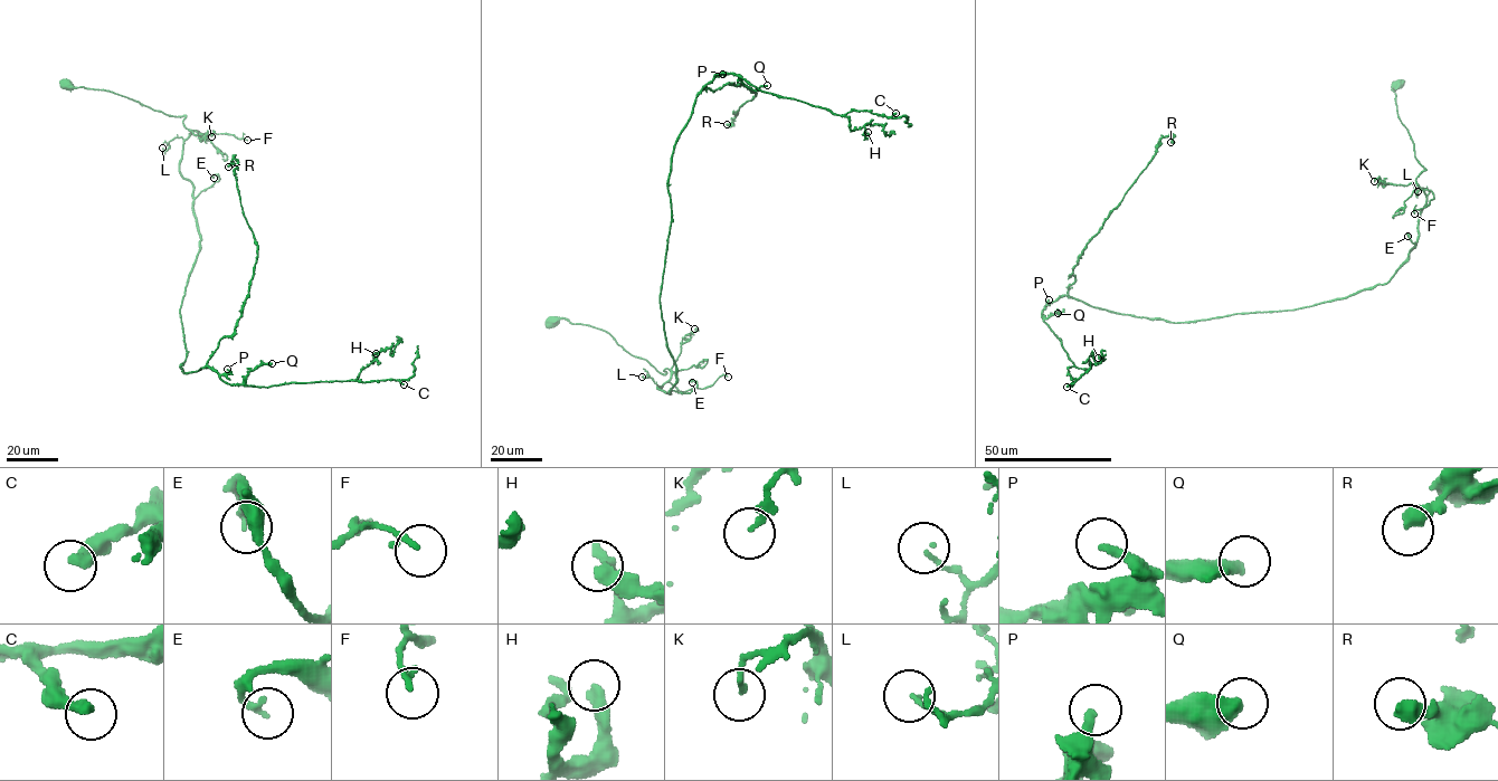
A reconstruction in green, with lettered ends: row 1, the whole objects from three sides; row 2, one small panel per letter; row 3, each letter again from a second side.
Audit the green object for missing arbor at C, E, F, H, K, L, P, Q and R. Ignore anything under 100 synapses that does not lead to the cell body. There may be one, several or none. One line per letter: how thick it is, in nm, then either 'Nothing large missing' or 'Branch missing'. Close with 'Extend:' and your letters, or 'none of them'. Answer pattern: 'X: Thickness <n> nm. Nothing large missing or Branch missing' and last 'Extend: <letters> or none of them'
C: Thickness 400 nm. Nothing large missing
E: Thickness 200 nm. Nothing large missing
F: Thickness 150 nm. Nothing large missing
H: Thickness 360 nm. Nothing large missing
K: Thickness 150 nm. Nothing large missing
L: Thickness 130 nm. Nothing large missing
P: Thickness 240 nm. Nothing large missing
Q: Thickness 420 nm. Nothing large missing
R: Thickness 460 nm. Nothing large missing
Extend: none of them

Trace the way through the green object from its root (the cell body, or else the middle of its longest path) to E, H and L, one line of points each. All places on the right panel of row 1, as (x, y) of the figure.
E: (1397, 85), (1392, 89), (1397, 116), (1425, 170), (1416, 179), (1425, 206), (1410, 250), (1415, 244), (1408, 236)
H: (1397, 85), (1425, 206), (1387, 282), (1183, 322), (1049, 303), (1042, 318), (1074, 367), (1098, 358)
L: (1397, 85), (1392, 89), (1397, 116), (1425, 170), (1415, 182), (1429, 192), (1422, 188), (1418, 194), (1418, 191)

